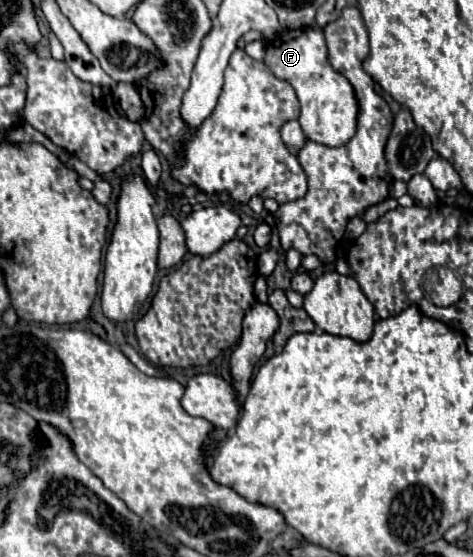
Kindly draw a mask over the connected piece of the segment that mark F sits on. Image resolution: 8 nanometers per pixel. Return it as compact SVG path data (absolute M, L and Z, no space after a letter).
M321 28L283 30L273 42L267 44L265 64L277 78L289 82L297 92L301 102L299 124L307 140L325 146L343 146L355 134L359 114L355 90L347 78L343 78L343 74L331 68Z

